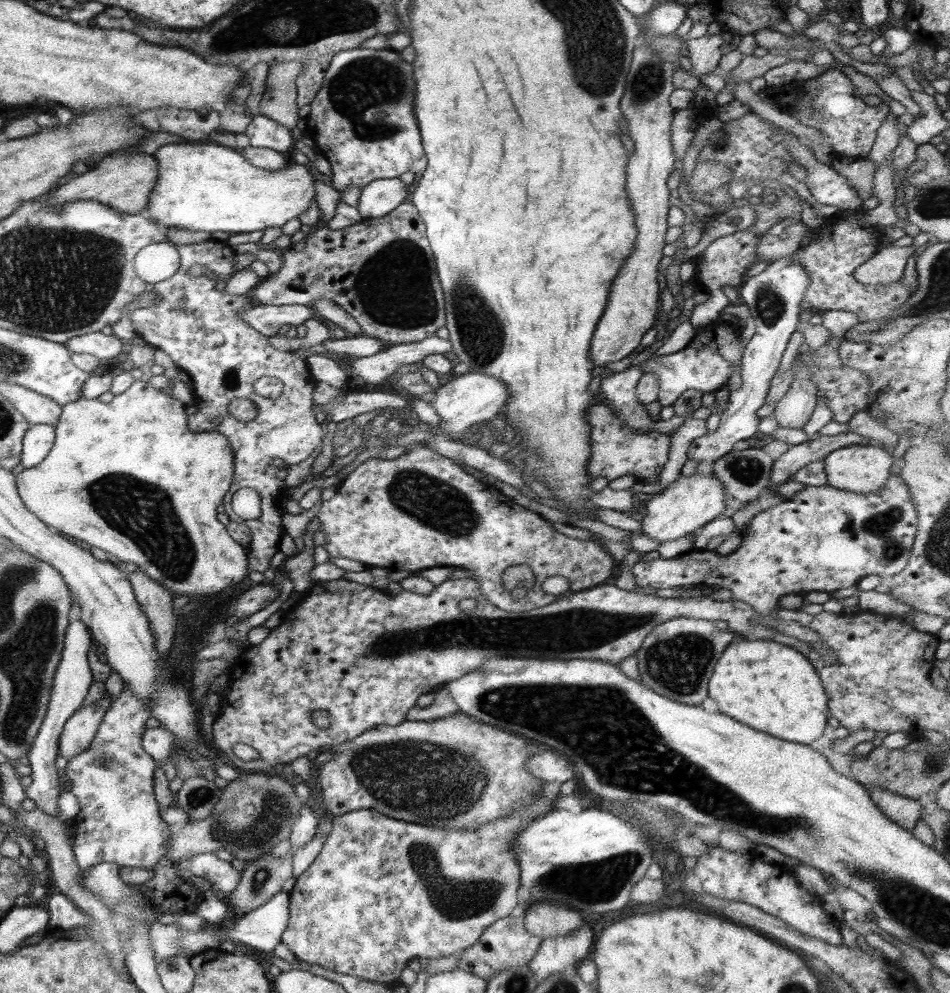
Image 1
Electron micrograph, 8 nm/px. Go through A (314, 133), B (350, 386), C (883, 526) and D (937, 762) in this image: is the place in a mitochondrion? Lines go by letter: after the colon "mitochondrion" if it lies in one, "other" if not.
A: other
B: other
C: mitochondrion
D: mitochondrion

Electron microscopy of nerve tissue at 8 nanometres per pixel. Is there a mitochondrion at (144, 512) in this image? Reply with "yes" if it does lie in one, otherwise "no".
yes

